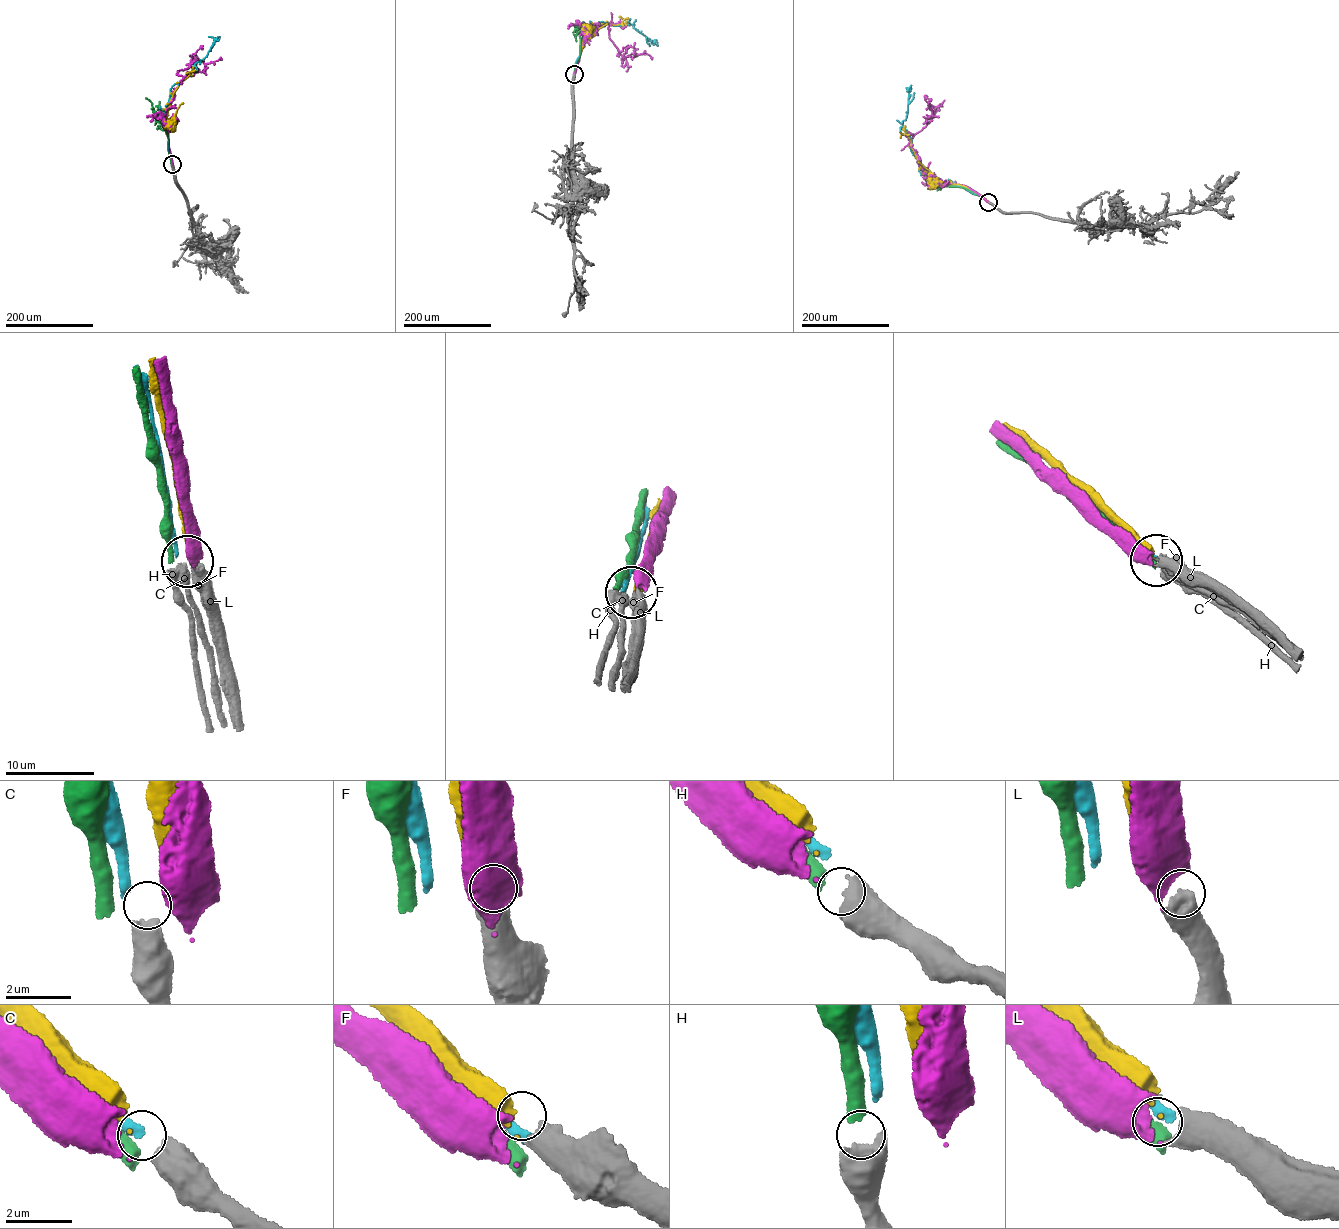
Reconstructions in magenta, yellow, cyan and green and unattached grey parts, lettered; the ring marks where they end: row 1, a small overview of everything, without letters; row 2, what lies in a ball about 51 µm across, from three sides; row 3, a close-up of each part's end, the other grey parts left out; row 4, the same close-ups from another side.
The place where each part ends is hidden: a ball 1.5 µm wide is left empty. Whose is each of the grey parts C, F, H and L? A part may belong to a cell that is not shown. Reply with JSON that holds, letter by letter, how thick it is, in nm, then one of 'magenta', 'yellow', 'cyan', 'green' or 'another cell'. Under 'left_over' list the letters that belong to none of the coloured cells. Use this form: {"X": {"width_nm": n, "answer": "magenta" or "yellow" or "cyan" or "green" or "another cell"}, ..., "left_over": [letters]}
{"C": {"width_nm": 650, "answer": "another cell"}, "F": {"width_nm": 600, "answer": "yellow"}, "H": {"width_nm": 600, "answer": "green"}, "L": {"width_nm": 550, "answer": "magenta"}, "left_over": ["C"]}

